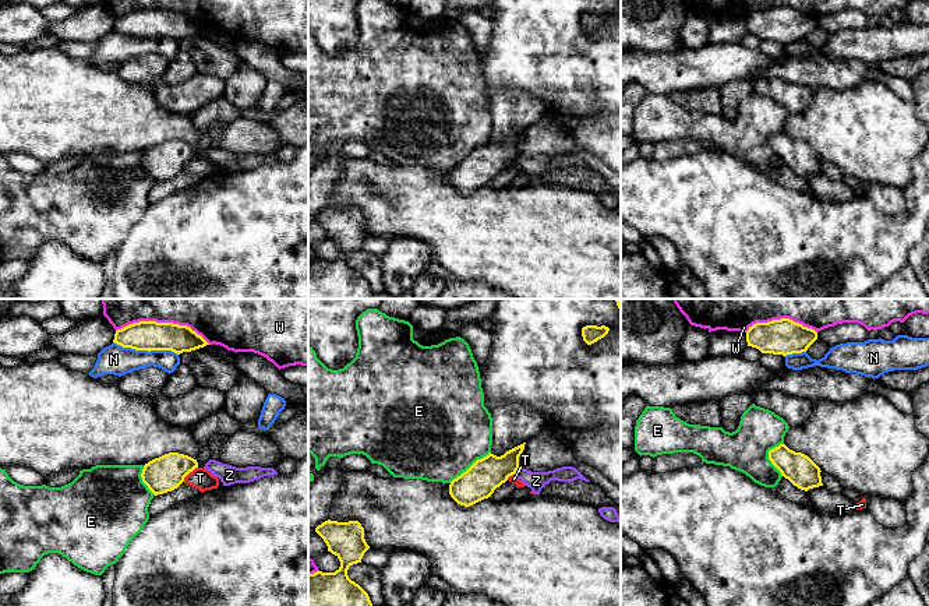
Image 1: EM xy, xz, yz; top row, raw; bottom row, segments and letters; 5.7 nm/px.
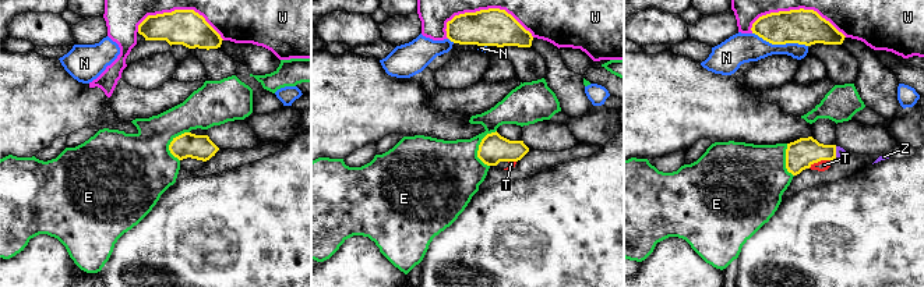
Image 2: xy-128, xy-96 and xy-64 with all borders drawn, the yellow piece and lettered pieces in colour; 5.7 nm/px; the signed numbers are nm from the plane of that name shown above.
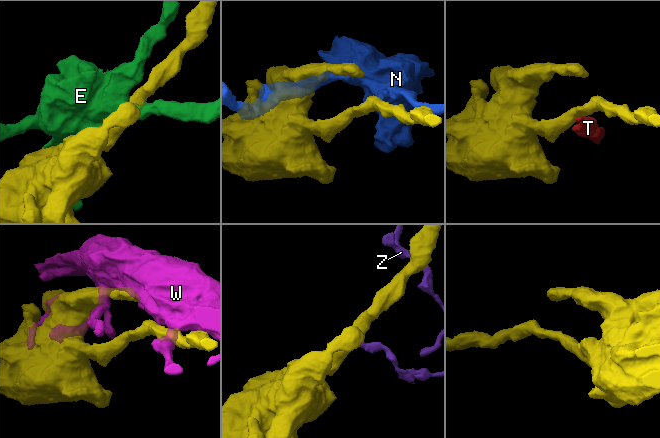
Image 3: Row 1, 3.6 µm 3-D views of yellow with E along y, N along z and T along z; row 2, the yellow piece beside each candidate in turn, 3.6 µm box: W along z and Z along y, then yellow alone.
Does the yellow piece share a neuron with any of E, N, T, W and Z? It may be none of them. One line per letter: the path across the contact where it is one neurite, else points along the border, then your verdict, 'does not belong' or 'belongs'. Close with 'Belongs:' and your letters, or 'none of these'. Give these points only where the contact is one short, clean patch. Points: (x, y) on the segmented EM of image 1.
E: does not belong
N: border along xy (113, 341), (136, 349), (173, 351), (177, 355); does not belong
T: border along xy (197, 467), (183, 481); does not belong
W: does not belong
Z: does not belong
Belongs: none of these

